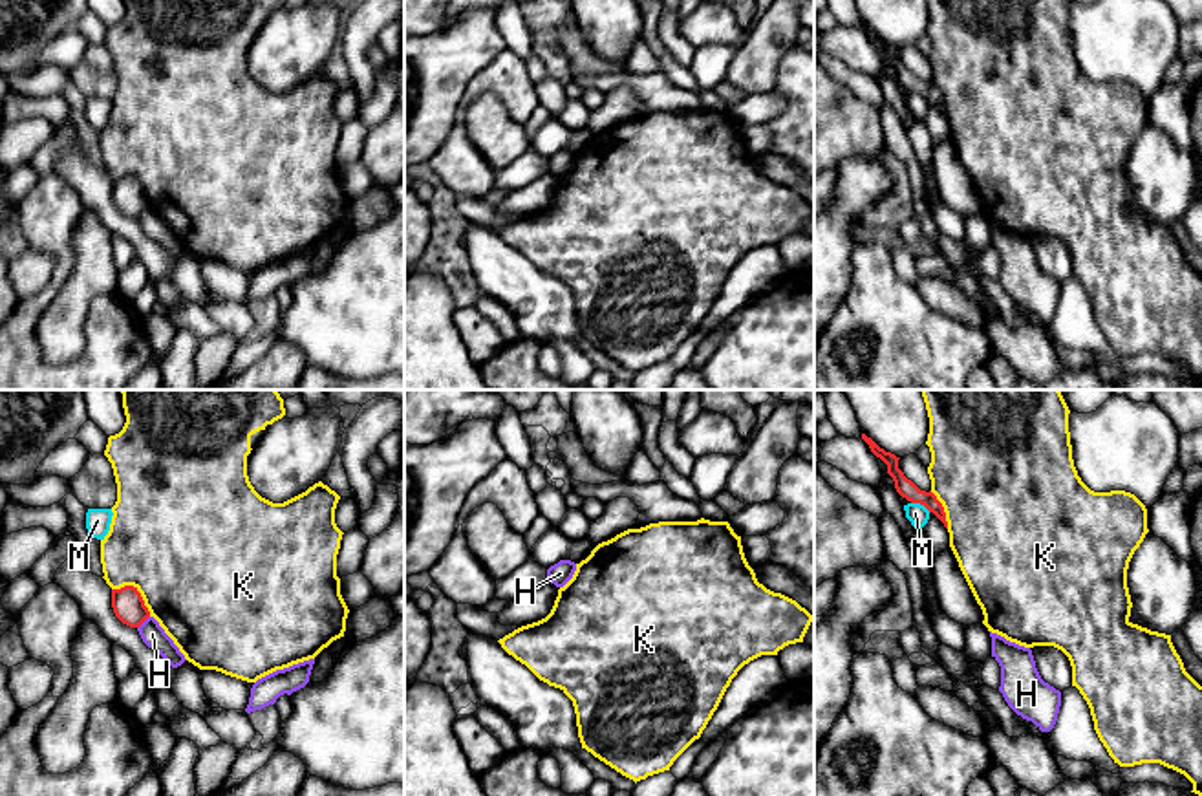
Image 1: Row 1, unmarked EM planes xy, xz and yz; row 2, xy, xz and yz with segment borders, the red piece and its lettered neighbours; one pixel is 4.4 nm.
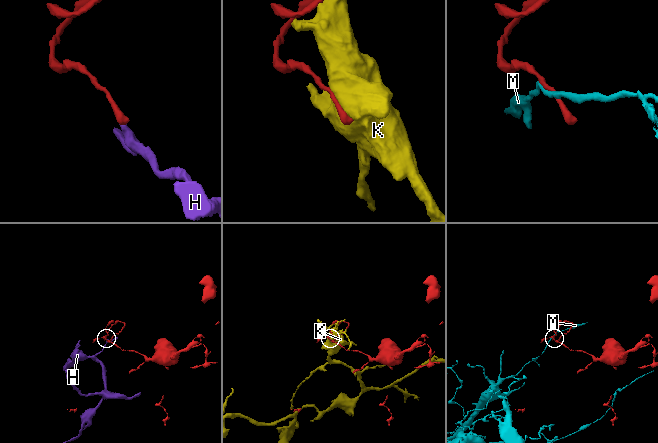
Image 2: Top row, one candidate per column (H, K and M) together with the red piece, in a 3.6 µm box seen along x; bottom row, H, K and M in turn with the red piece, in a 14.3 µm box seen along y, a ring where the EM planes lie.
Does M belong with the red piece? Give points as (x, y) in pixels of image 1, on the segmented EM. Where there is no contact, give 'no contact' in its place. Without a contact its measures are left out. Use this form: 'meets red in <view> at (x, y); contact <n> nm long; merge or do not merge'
meets red in yz at (921, 504); contact 100 nm long; do not merge

